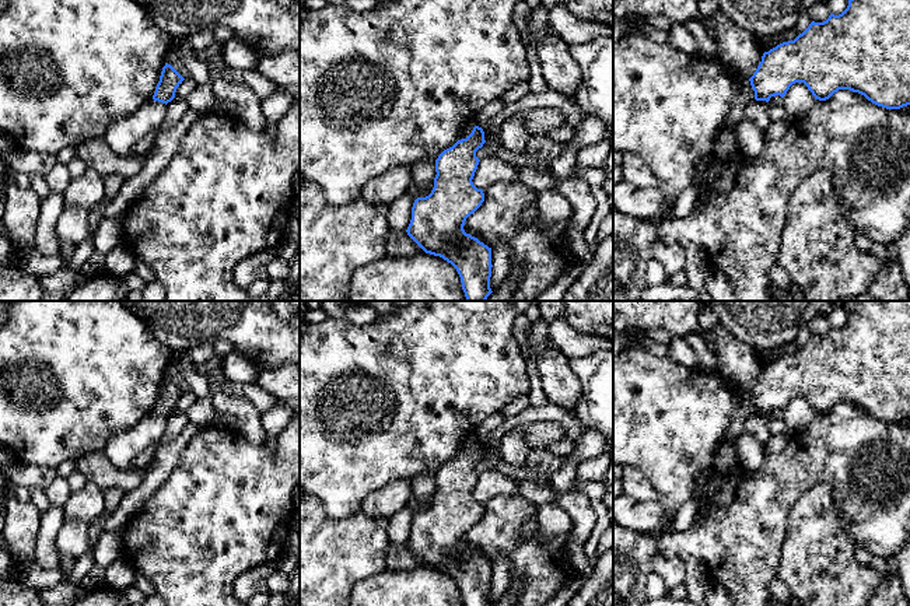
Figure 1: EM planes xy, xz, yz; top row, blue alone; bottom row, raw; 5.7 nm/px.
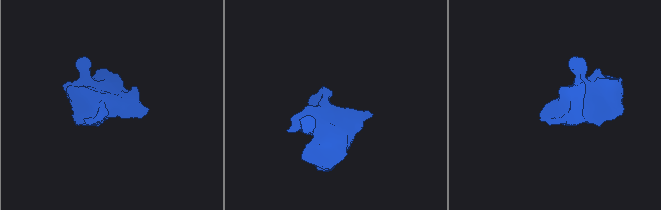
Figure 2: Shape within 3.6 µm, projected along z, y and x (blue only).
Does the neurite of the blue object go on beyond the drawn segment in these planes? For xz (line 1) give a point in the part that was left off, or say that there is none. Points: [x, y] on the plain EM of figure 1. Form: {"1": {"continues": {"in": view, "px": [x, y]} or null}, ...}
{"1": {"continues": null}}

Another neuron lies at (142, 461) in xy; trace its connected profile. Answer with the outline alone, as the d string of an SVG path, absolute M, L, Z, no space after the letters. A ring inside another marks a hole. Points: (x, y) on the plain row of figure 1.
M153 445L150 448L147 448L144 452L141 452L133 462L133 467L134 469L144 469L148 462L151 460L153 455L155 453L157 451L157 445Z

